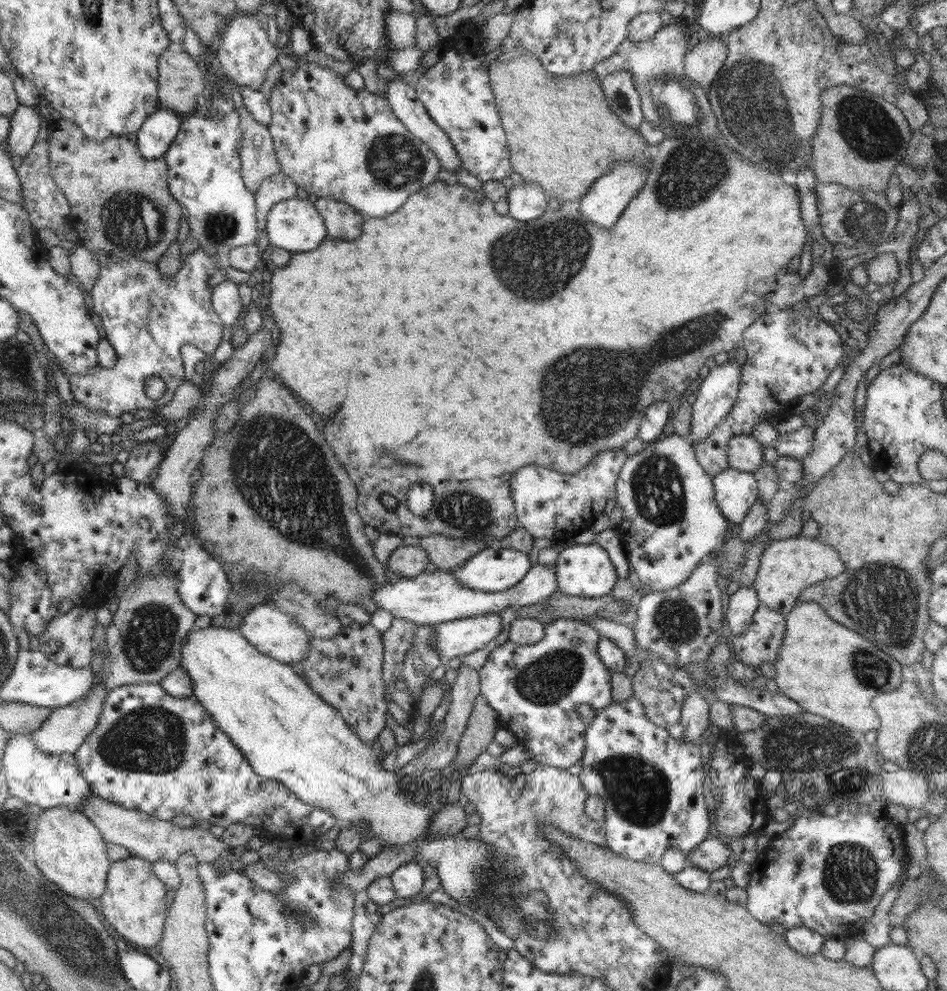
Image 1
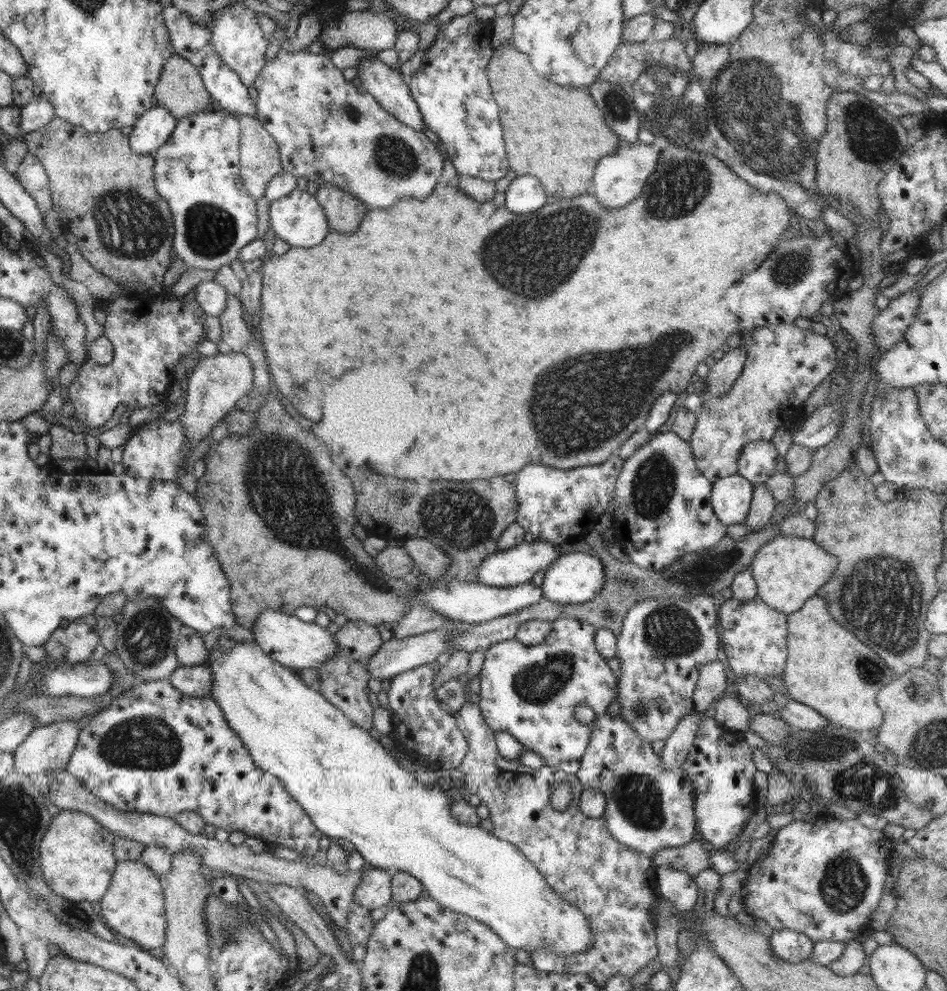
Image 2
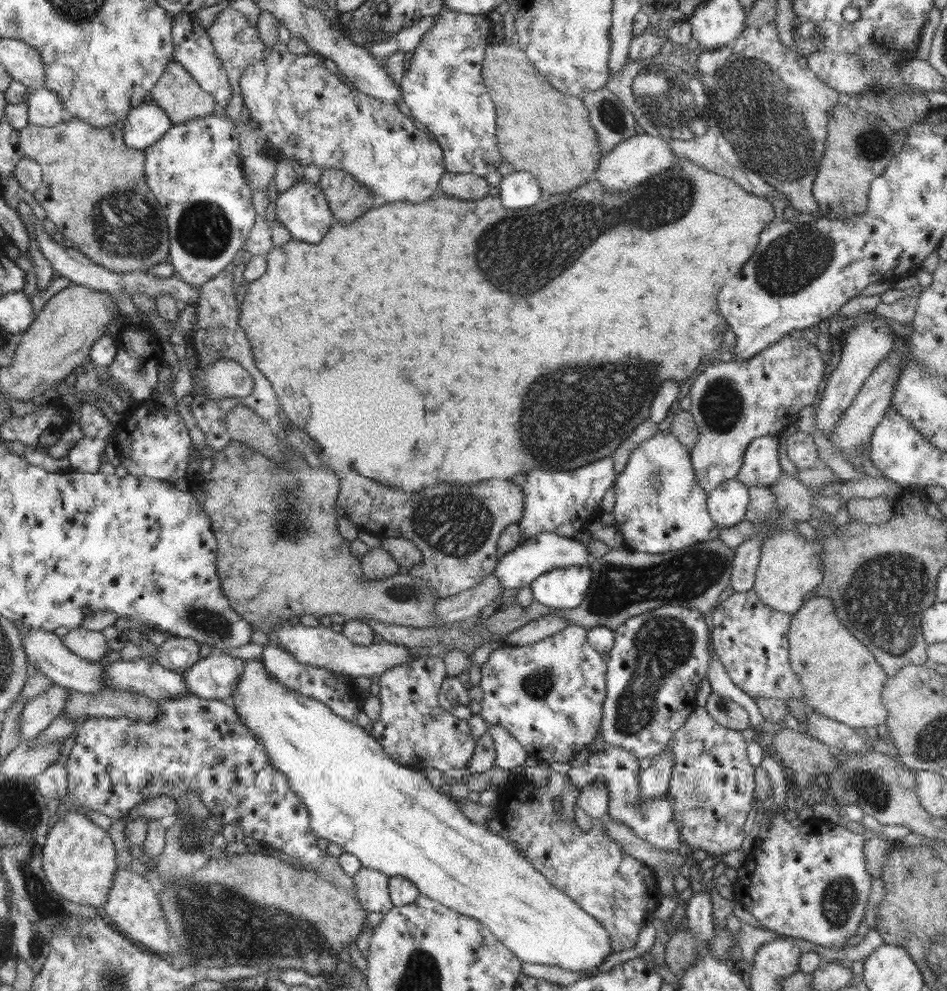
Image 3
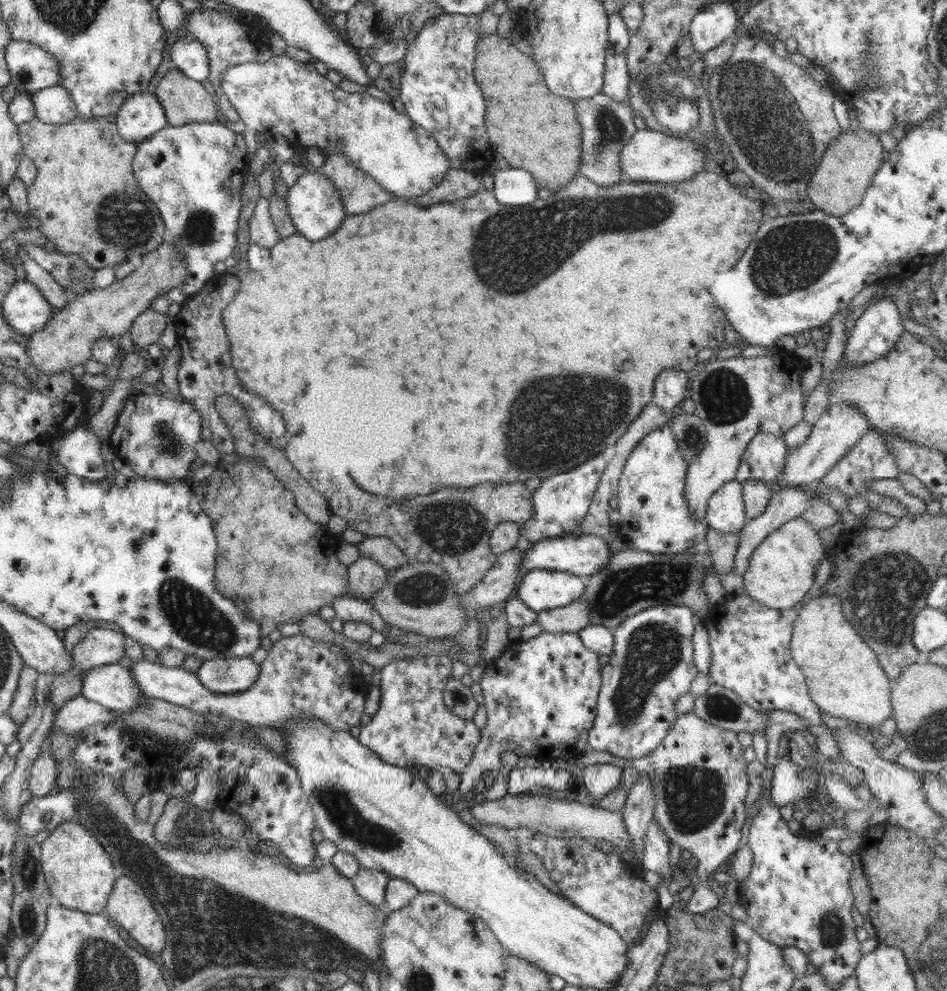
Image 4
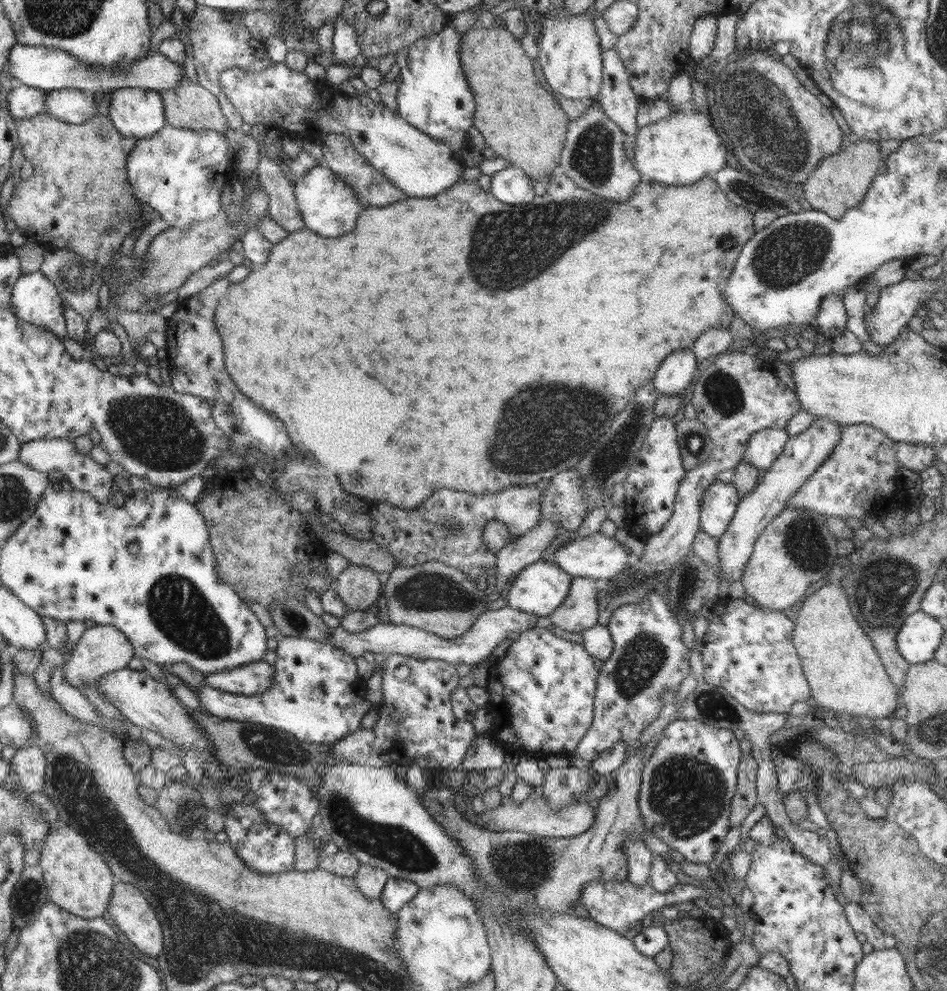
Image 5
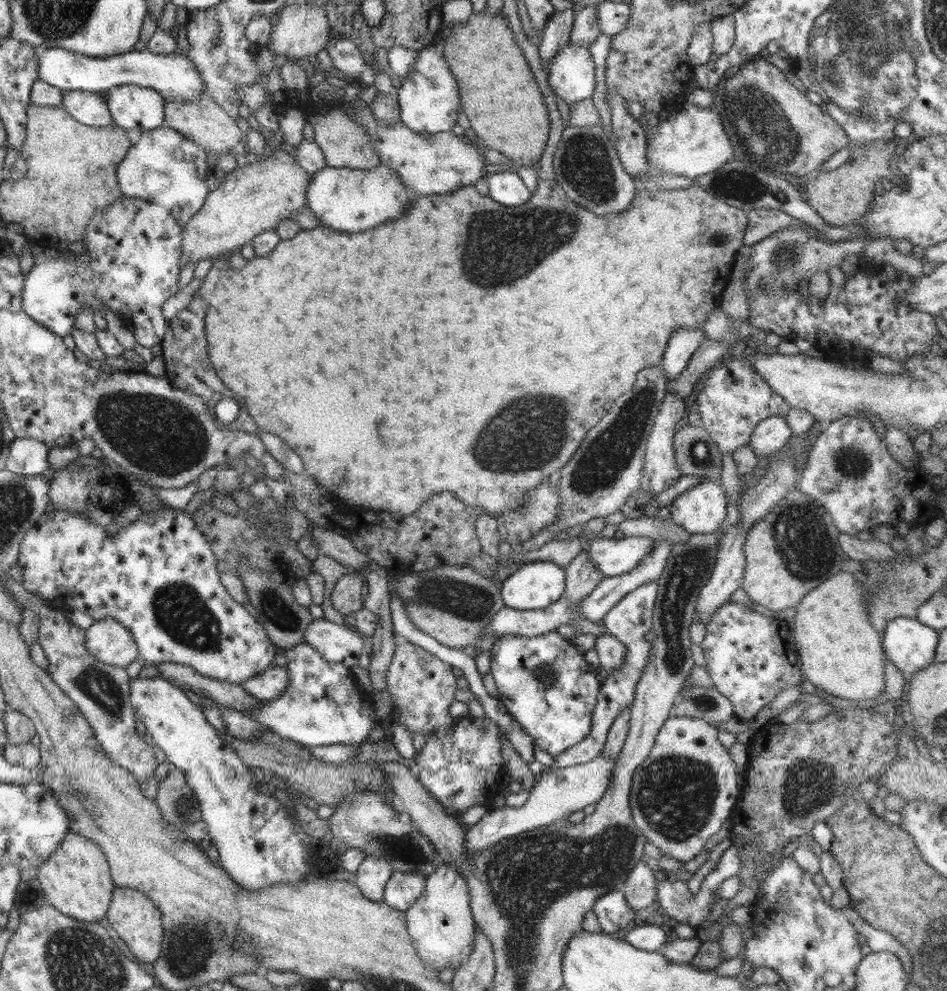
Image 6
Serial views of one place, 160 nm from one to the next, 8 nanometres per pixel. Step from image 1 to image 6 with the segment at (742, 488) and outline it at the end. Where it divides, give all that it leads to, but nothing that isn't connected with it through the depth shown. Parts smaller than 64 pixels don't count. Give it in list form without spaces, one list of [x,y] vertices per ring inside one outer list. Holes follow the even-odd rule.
[[[710,480],[695,484],[664,508],[662,515],[693,536],[722,530],[728,500],[721,485]]]

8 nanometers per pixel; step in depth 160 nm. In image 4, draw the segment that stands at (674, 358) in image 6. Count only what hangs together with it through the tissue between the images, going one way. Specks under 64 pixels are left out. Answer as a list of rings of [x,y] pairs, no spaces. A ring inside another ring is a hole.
[[[663,370],[656,378],[652,401],[670,414],[680,402],[688,397],[686,388],[690,376],[683,370]]]

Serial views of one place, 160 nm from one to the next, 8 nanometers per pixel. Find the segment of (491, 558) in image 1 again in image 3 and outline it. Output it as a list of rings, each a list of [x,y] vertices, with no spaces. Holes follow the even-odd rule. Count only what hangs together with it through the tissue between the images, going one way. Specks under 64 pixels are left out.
[[[541,532],[531,539],[527,539],[523,544],[508,551],[497,562],[495,570],[492,572],[502,583],[504,589],[520,589],[528,587],[538,576],[544,572],[560,567],[584,566],[591,563],[588,546],[578,542],[573,537],[560,536],[556,533]]]

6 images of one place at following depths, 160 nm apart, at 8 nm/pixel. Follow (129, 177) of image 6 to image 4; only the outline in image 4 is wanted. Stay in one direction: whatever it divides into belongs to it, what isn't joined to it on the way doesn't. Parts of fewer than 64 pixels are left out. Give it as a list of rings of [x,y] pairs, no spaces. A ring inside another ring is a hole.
[[[193,123],[188,125],[183,125],[180,127],[167,126],[162,131],[156,132],[156,134],[150,136],[150,139],[144,140],[144,142],[137,144],[136,156],[132,161],[132,168],[134,168],[134,177],[138,181],[138,185],[144,194],[152,200],[152,202],[158,208],[161,219],[163,220],[165,226],[164,240],[167,243],[172,243],[176,246],[176,250],[184,256],[186,260],[187,271],[185,276],[185,283],[181,286],[183,294],[186,299],[194,296],[198,292],[203,292],[205,284],[212,278],[214,278],[218,273],[214,270],[214,264],[216,262],[222,262],[232,254],[232,251],[236,246],[238,246],[238,239],[236,236],[238,230],[238,217],[240,216],[240,211],[242,210],[241,194],[244,192],[242,184],[244,184],[244,176],[248,174],[249,168],[248,150],[245,144],[245,140],[242,134],[236,134],[235,131],[230,130],[226,126],[217,123]]]

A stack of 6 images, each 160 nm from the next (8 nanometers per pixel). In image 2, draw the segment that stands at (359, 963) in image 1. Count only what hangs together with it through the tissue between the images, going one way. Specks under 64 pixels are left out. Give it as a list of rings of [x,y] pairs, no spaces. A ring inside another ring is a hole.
[[[352,903],[347,916],[347,935],[352,946],[353,960],[360,962],[366,956],[367,944],[374,928],[370,909]]]

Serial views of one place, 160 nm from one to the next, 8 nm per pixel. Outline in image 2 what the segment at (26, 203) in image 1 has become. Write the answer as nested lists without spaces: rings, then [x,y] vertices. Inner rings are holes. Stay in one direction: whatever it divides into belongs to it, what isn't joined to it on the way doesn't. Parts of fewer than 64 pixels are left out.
[[[28,154],[15,173],[16,179],[36,202],[44,215],[50,212],[53,202],[50,194],[49,179],[43,164],[32,154]]]

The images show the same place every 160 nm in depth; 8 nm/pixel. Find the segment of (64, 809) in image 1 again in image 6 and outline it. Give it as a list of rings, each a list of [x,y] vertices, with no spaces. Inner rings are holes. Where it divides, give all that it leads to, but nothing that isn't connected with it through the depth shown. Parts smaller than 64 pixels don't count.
[[[69,831],[57,851],[39,867],[38,878],[48,905],[70,918],[98,923],[107,916],[113,890],[110,868],[102,849],[85,836]]]

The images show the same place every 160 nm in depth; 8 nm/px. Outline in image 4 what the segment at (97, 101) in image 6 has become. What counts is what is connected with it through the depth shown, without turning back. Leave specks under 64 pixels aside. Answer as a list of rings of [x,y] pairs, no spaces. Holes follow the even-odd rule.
[[[58,85],[36,91],[31,99],[35,117],[44,124],[67,124],[80,116],[69,90]]]

